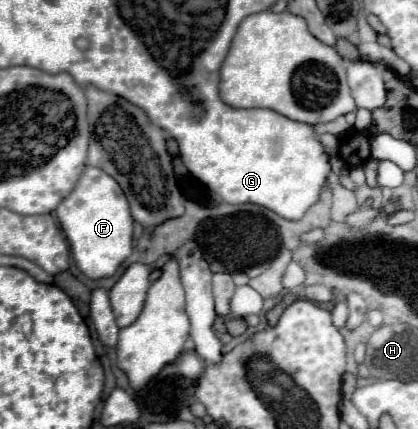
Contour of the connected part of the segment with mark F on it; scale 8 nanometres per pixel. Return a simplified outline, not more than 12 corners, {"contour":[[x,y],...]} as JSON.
{"contour":[[85,167],[55,209],[77,269],[111,277],[133,249],[121,187]]}

